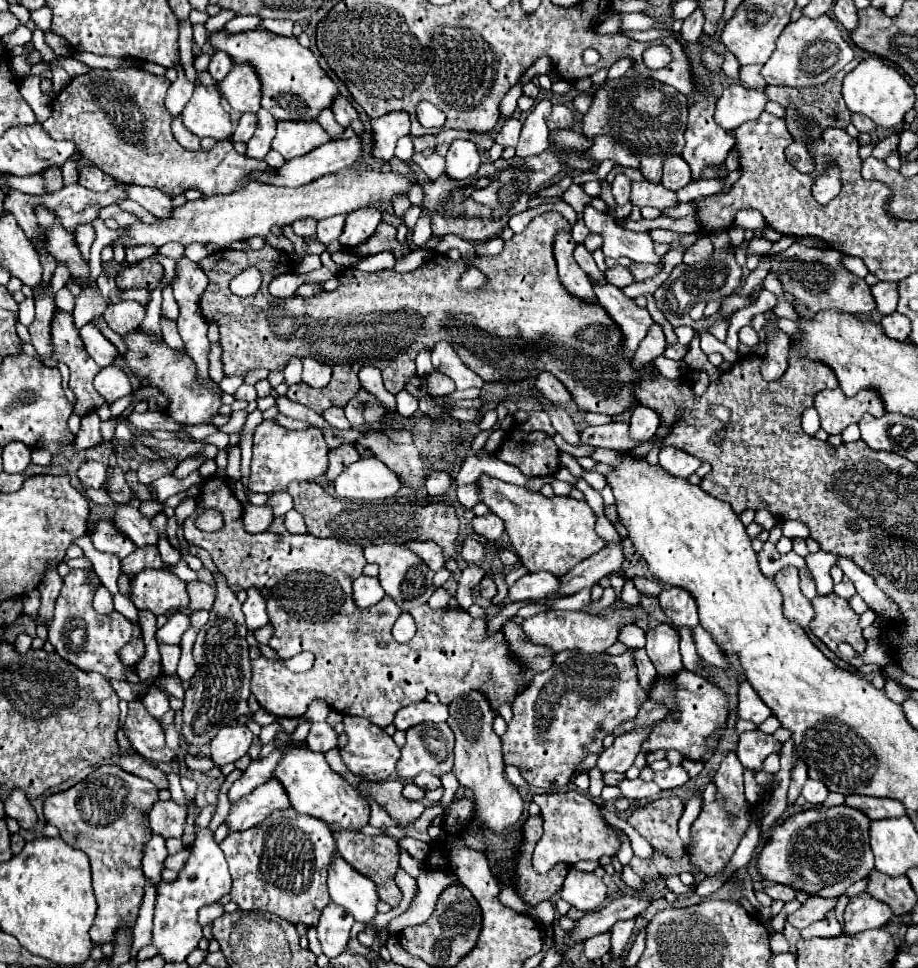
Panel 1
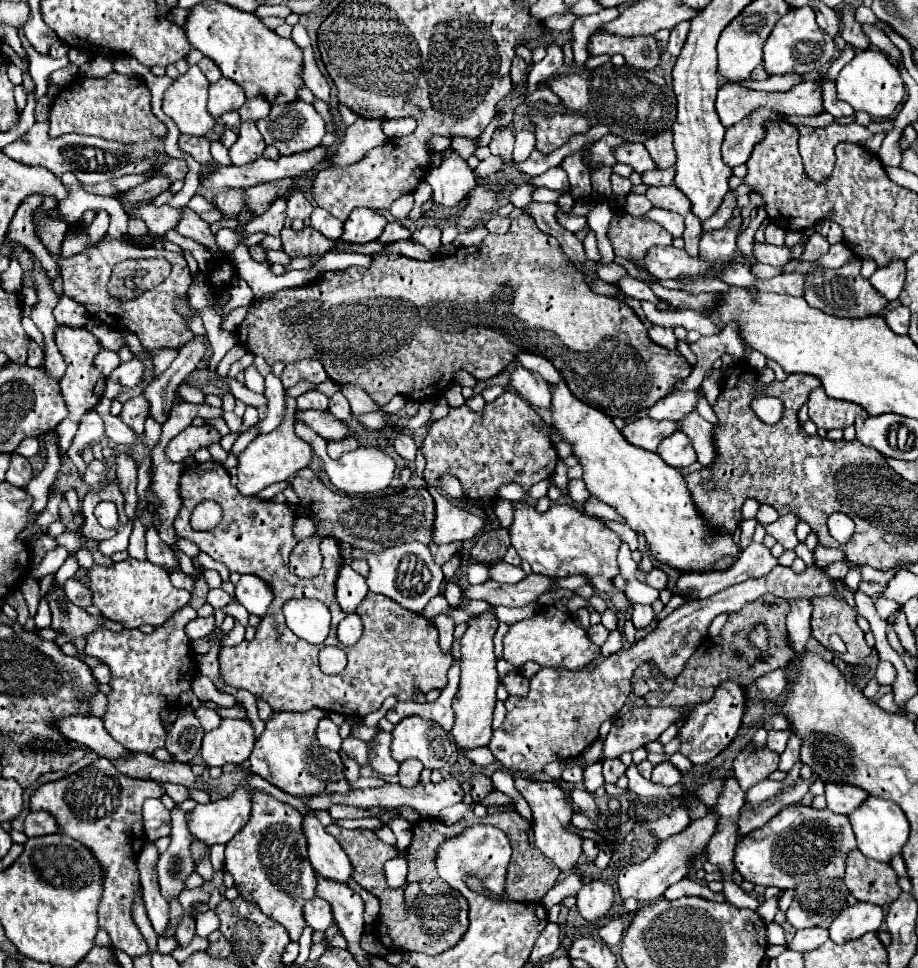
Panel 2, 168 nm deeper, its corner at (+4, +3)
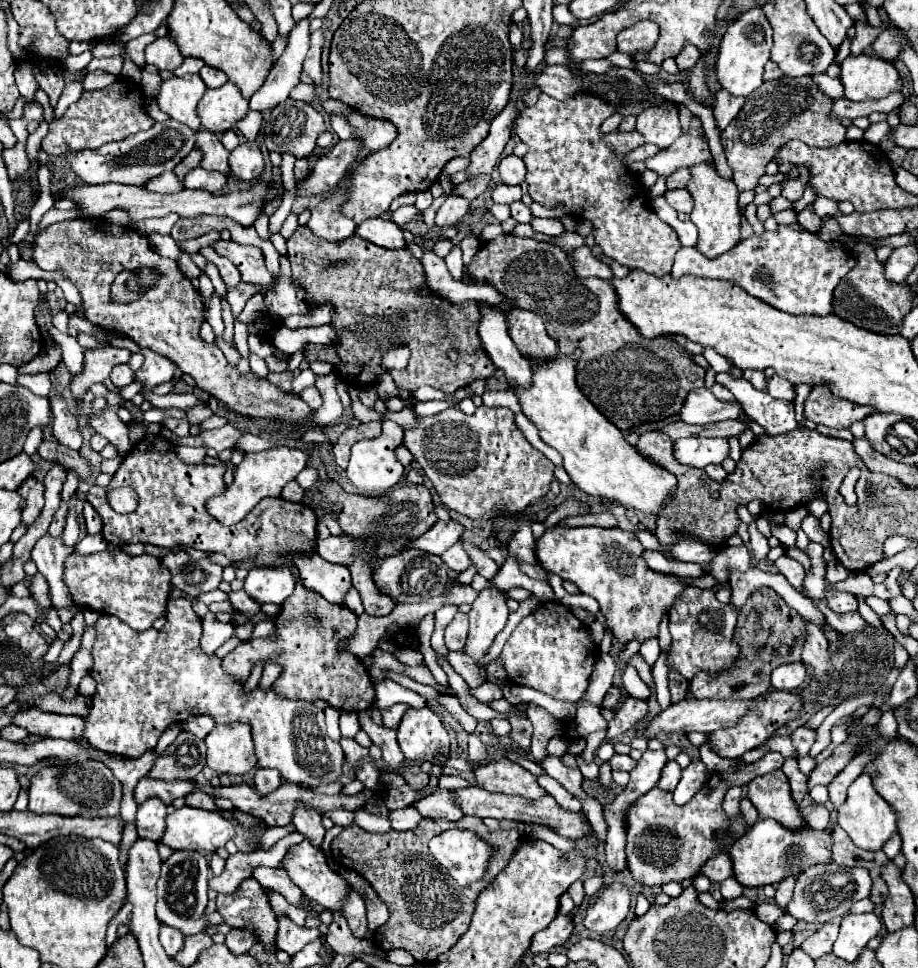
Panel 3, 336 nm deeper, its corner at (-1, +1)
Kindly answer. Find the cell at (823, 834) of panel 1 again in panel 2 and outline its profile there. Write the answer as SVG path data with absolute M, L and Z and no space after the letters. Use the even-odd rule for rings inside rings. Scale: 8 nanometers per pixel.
M787 806L765 826L749 832L737 842L735 870L755 886L775 886L779 890L795 888L799 882L819 878L843 878L845 856L855 848L855 836L847 816L811 806Z

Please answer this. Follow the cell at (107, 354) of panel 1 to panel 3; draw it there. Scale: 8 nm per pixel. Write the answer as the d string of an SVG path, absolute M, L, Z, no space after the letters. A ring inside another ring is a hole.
M120 364L120 366L114 366L112 368L112 374L110 374L110 380L116 388L122 388L122 386L128 386L132 380L134 380L134 372L130 370L128 364Z

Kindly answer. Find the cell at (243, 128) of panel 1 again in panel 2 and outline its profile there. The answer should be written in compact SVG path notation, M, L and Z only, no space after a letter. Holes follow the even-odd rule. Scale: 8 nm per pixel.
M255 96L255 98L249 98L241 108L239 108L239 114L241 114L241 120L259 120L263 116L267 116L271 112L271 104L267 102L265 96Z

